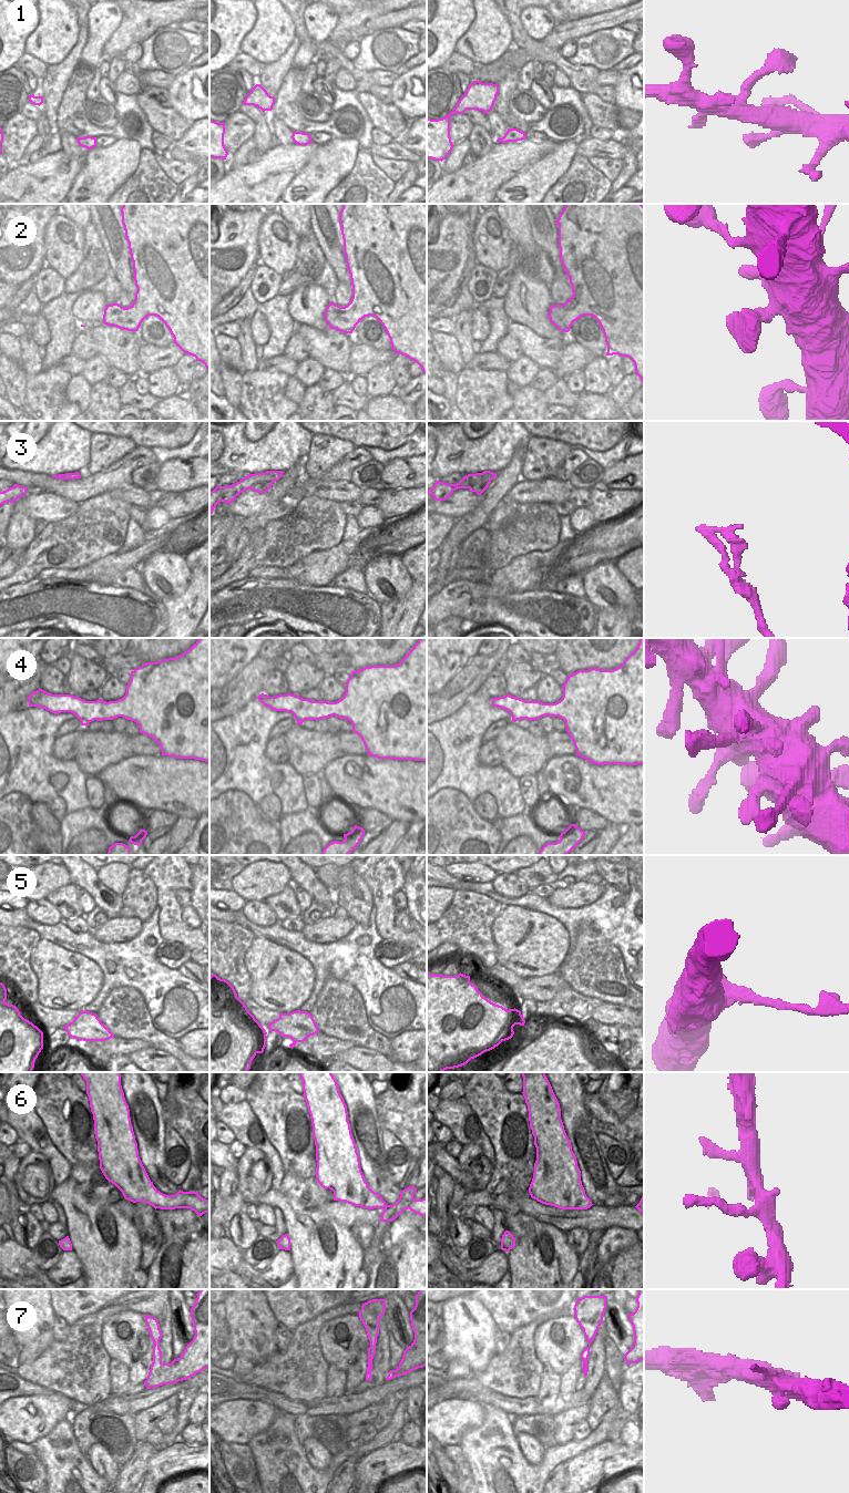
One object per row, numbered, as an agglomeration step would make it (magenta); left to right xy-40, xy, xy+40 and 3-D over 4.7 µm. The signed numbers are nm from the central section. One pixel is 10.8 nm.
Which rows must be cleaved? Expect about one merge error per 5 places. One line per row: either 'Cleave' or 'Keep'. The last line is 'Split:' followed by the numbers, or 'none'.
1: Keep
2: Keep
3: Cleave
4: Keep
5: Cleave
6: Keep
7: Keep
Split: 3, 5.

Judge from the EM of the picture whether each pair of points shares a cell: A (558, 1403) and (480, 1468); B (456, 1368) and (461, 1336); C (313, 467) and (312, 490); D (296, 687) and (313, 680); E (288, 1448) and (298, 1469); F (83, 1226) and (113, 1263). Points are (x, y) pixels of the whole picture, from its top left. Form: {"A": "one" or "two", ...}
{"A": "two", "B": "two", "C": "two", "D": "one", "E": "one", "F": "one"}

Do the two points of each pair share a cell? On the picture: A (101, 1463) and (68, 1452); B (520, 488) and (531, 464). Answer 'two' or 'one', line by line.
A: two
B: two

